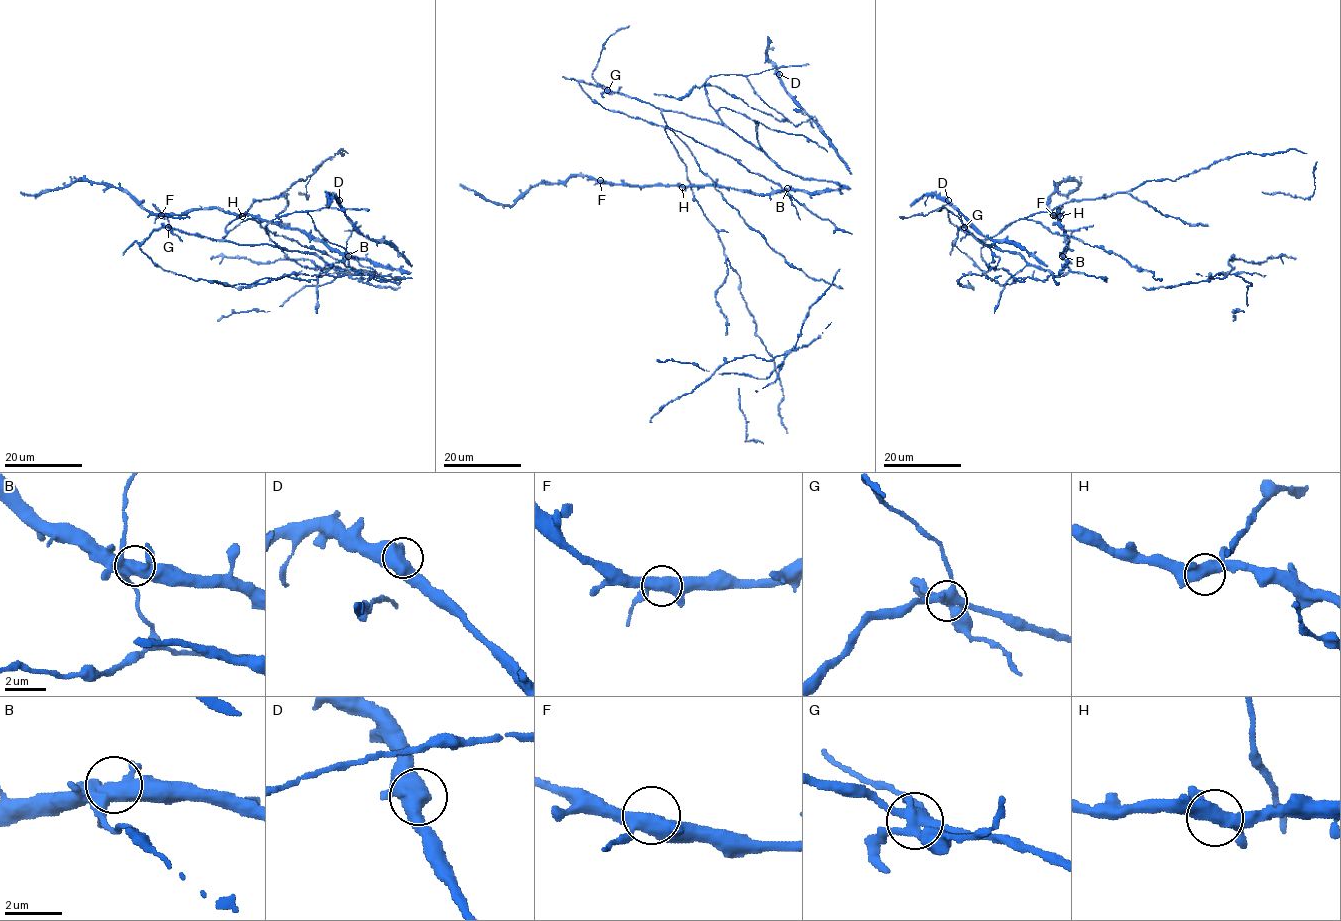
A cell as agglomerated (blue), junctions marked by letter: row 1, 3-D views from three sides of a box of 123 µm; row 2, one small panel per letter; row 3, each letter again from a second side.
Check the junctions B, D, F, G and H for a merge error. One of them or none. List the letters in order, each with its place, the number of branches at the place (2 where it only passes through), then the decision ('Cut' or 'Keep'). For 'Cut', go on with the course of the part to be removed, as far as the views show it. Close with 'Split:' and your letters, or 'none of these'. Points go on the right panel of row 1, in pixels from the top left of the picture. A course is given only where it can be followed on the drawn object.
B: Place: (1062, 256). Branches: 5. Keep
D: Place: (948, 200). Branches: 3. Keep
F: Place: (1053, 215). Branches: 3. Keep
G: Place: (964, 227). Branches: 5. Cut. Course of the part to remove: (964, 227), (966, 235), (960, 241)
H: Place: (1060, 216). Branches: 3. Keep
Split: G

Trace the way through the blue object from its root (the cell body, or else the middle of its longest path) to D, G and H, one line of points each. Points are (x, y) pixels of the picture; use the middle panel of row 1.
D: (584, 91), (580, 82), (720, 123), (721, 120), (705, 89), (710, 77), (758, 74), (774, 68), (779, 74)
G: (584, 91), (580, 82), (607, 91)
H: (584, 91), (606, 109), (681, 131), (732, 156), (790, 195), (784, 190), (752, 194), (717, 186), (682, 187)

